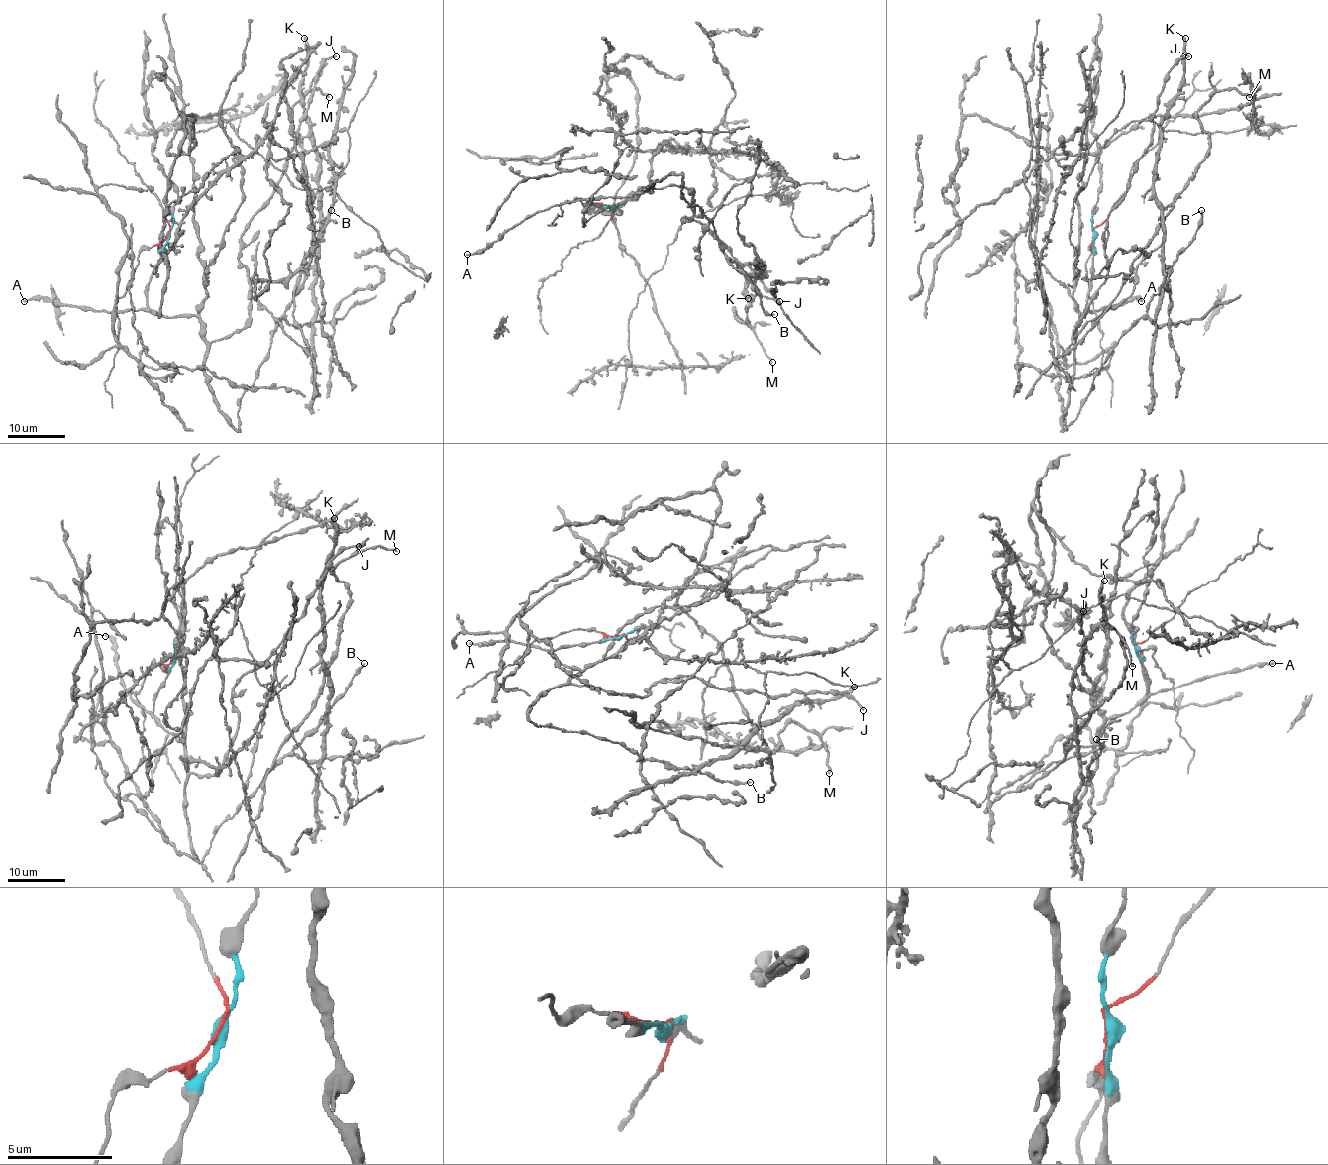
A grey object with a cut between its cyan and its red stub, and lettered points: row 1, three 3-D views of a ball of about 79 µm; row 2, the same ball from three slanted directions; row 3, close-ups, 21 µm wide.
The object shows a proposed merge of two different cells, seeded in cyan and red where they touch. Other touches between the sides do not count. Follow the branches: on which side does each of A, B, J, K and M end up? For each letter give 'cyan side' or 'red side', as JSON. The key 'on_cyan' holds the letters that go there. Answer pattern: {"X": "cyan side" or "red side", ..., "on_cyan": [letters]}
{"A": "cyan side", "B": "cyan side", "J": "cyan side", "K": "cyan side", "M": "cyan side", "on_cyan": ["A", "B", "J", "K", "M"]}

